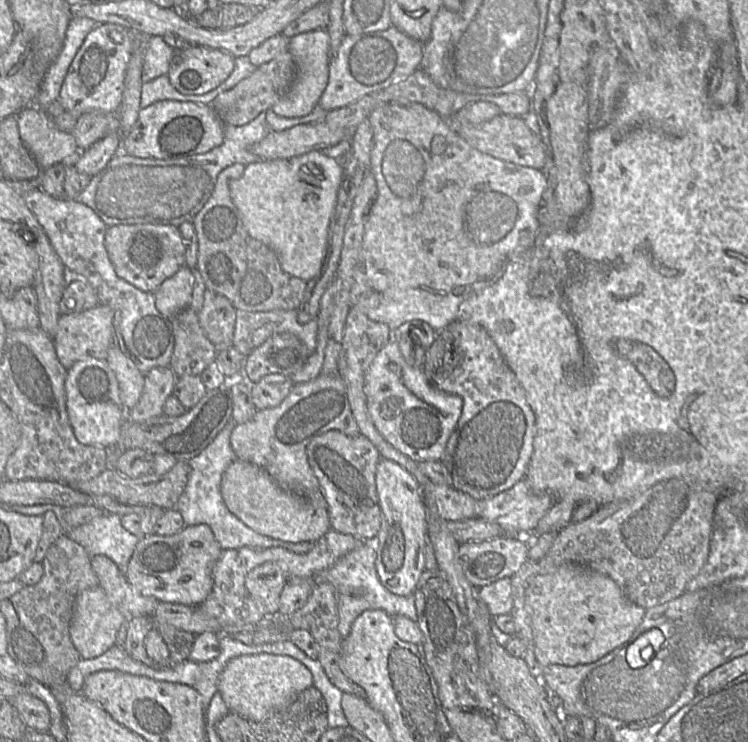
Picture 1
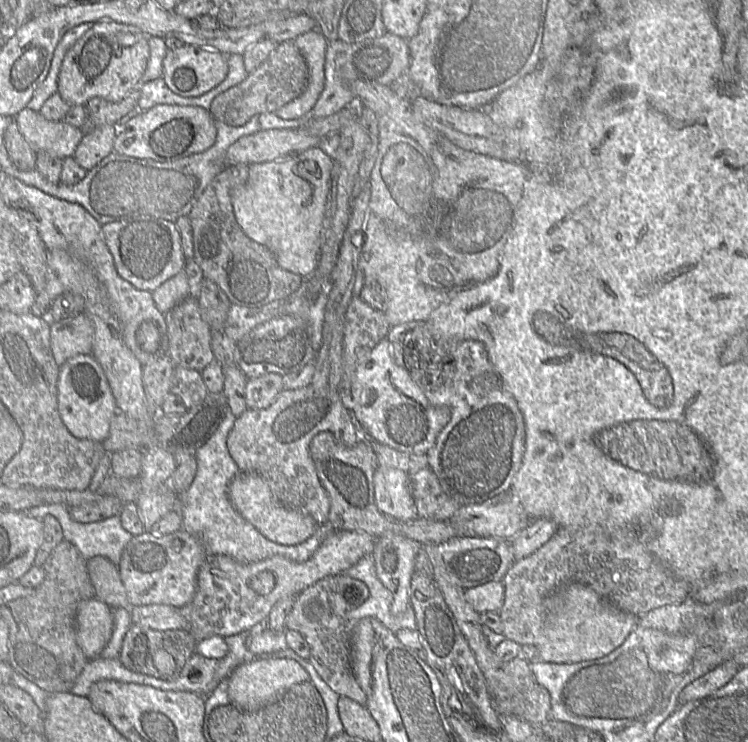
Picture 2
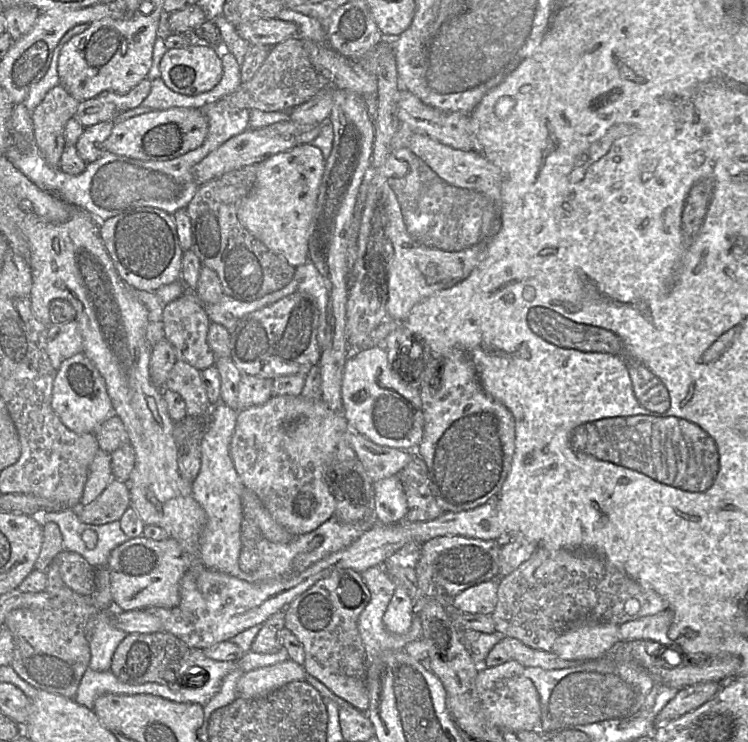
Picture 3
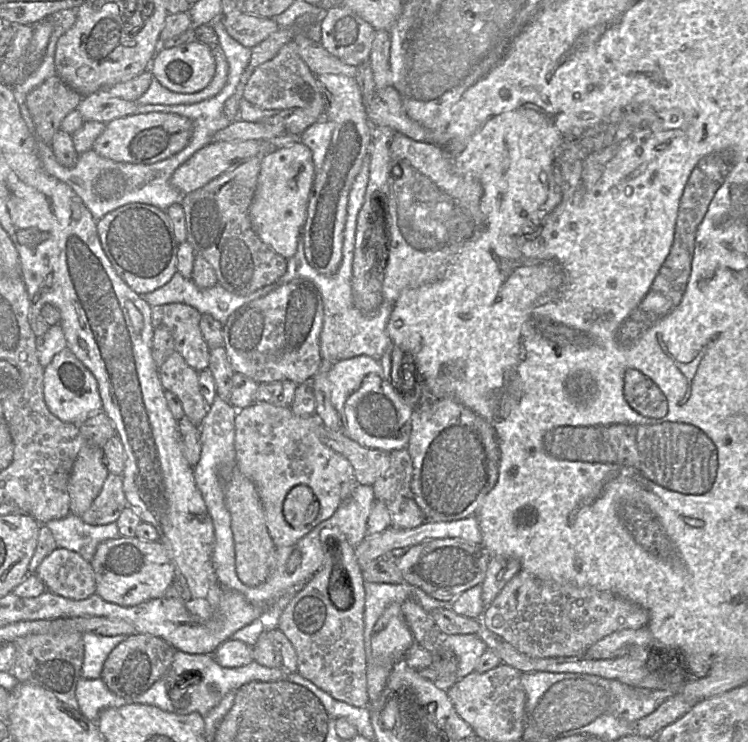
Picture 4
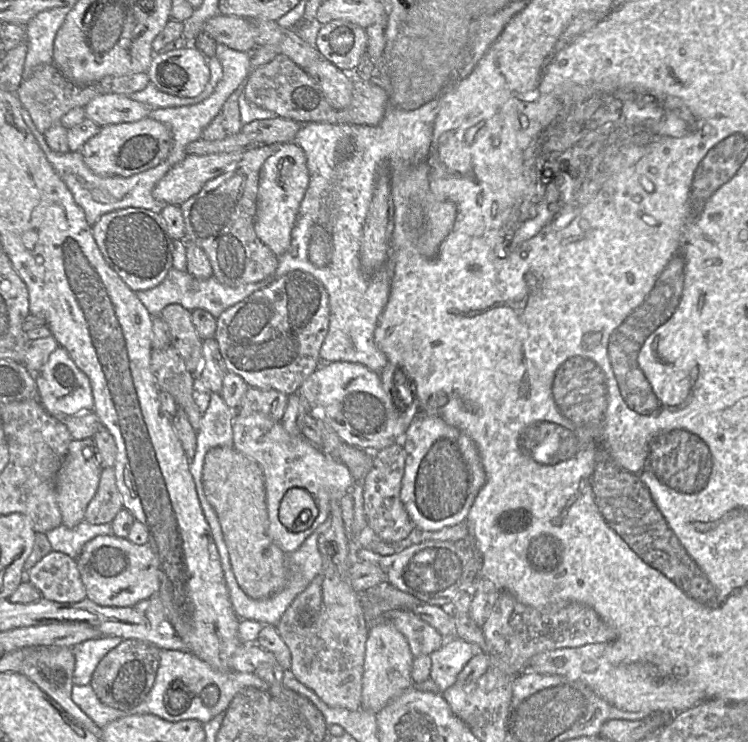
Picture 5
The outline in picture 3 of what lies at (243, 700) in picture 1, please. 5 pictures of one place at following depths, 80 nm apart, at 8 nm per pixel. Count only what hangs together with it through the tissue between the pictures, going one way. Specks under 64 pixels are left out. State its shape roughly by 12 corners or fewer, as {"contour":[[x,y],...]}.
{"contour":[[288,659],[244,673],[237,694],[261,698],[304,681],[303,666]]}

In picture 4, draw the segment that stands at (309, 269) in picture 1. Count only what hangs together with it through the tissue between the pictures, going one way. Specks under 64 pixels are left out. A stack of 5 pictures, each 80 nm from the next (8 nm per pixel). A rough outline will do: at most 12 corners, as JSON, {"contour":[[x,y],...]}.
{"contour":[[302,143],[262,160],[249,217],[286,260],[316,174]]}

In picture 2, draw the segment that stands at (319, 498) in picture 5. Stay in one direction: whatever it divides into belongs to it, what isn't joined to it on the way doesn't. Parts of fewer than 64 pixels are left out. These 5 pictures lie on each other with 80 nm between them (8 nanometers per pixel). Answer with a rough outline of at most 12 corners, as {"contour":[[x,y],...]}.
{"contour":[[283,390],[227,439],[240,471],[287,508],[328,522],[310,456],[331,432],[361,439],[338,390]]}

